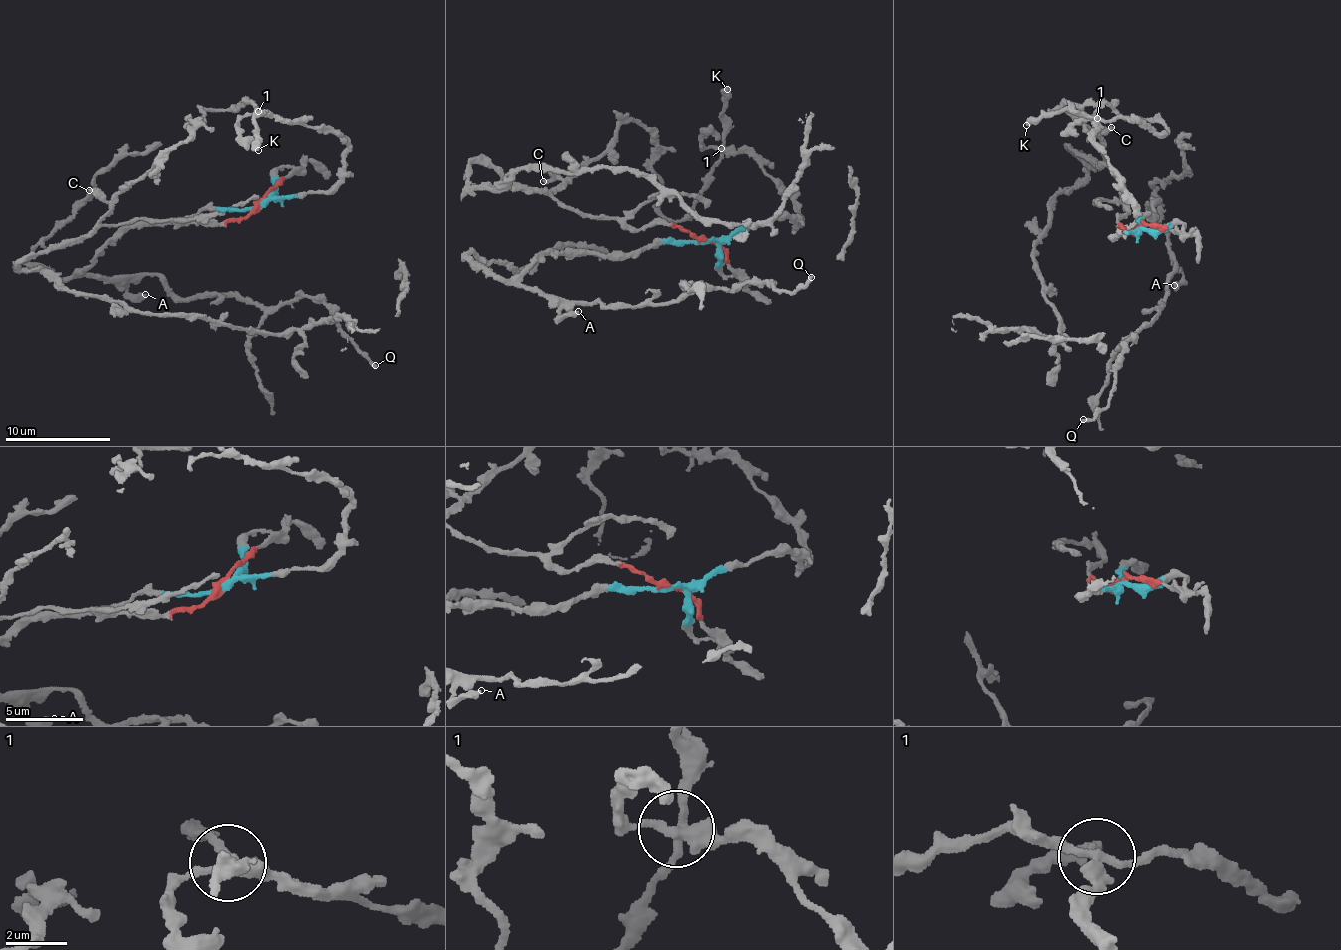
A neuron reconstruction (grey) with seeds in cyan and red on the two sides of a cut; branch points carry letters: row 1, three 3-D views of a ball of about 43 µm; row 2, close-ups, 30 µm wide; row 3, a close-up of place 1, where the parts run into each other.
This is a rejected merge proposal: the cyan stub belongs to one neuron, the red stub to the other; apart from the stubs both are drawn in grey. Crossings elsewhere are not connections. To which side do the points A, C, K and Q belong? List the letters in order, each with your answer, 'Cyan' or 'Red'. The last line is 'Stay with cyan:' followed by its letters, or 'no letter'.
A: Cyan
C: Red
K: Red
Q: Cyan
Stay with cyan: A, Q

